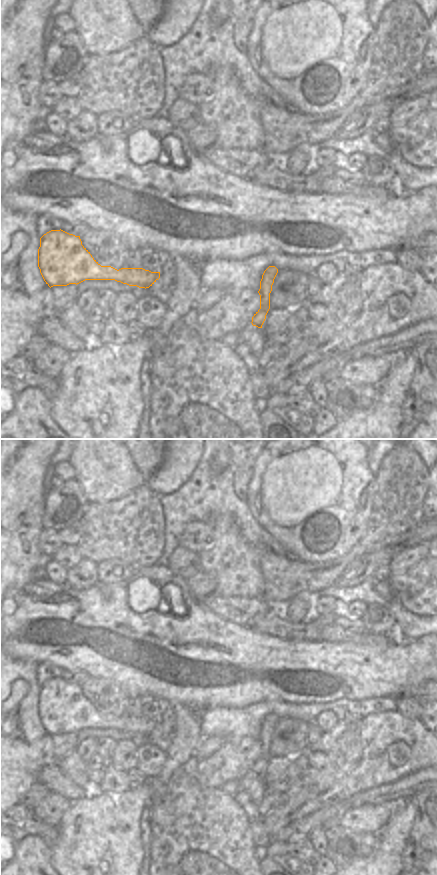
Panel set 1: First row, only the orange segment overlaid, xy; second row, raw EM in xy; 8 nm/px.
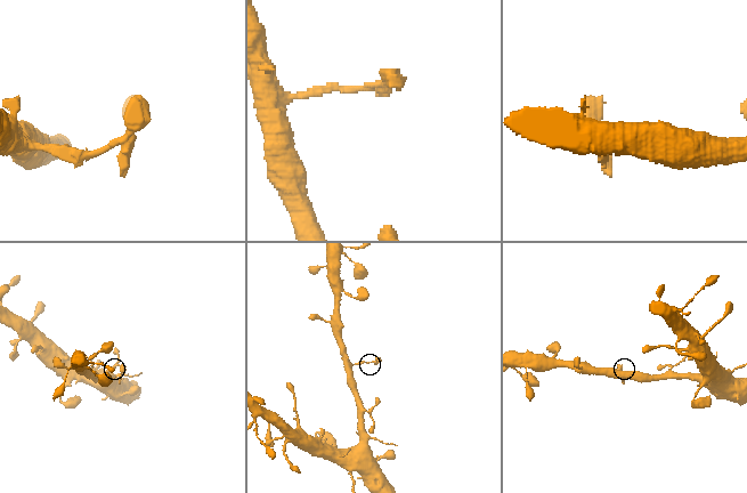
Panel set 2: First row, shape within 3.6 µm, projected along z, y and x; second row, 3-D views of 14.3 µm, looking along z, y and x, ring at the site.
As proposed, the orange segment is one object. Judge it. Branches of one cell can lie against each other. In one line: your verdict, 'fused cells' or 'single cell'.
single cell

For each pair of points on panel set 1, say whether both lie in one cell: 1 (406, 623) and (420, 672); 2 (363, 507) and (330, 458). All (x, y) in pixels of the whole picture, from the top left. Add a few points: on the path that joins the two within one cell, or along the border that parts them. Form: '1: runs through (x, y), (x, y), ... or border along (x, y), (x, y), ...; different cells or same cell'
1: border along (426, 634), (416, 639), (406, 640); different cells
2: runs through (351, 495), (330, 474), (330, 470); same cell

